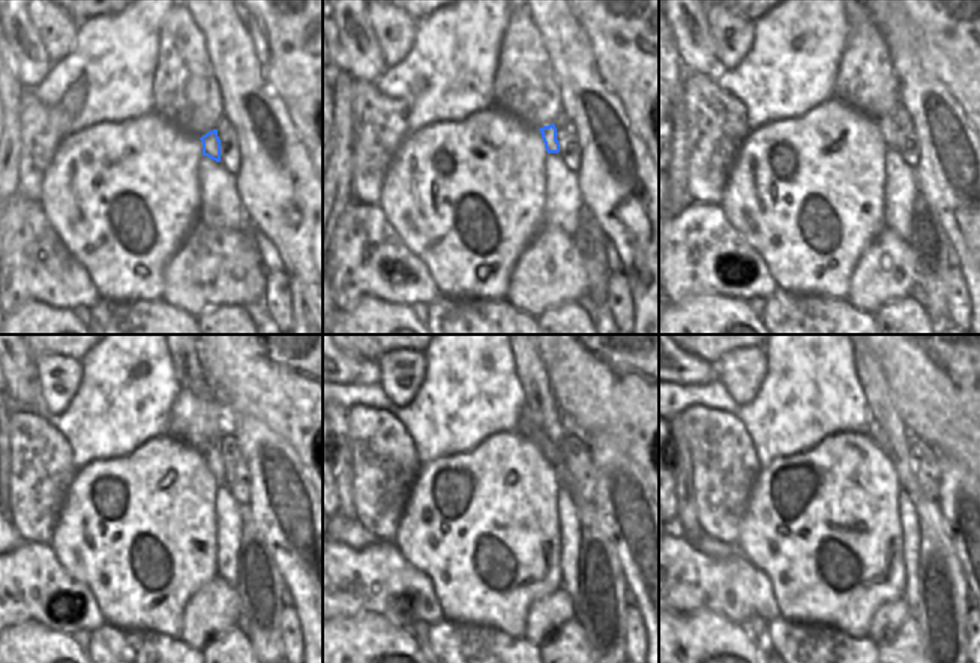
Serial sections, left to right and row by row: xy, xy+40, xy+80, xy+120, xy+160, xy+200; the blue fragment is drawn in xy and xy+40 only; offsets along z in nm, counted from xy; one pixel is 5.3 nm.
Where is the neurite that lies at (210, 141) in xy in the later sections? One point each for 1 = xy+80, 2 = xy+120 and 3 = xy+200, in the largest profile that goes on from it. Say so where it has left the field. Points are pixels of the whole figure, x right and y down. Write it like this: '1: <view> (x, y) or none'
1: xy+80 (886, 125)
2: xy+120 (212, 455)
3: xy+200 (874, 431)

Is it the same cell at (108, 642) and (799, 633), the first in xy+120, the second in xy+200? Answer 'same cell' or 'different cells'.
same cell

